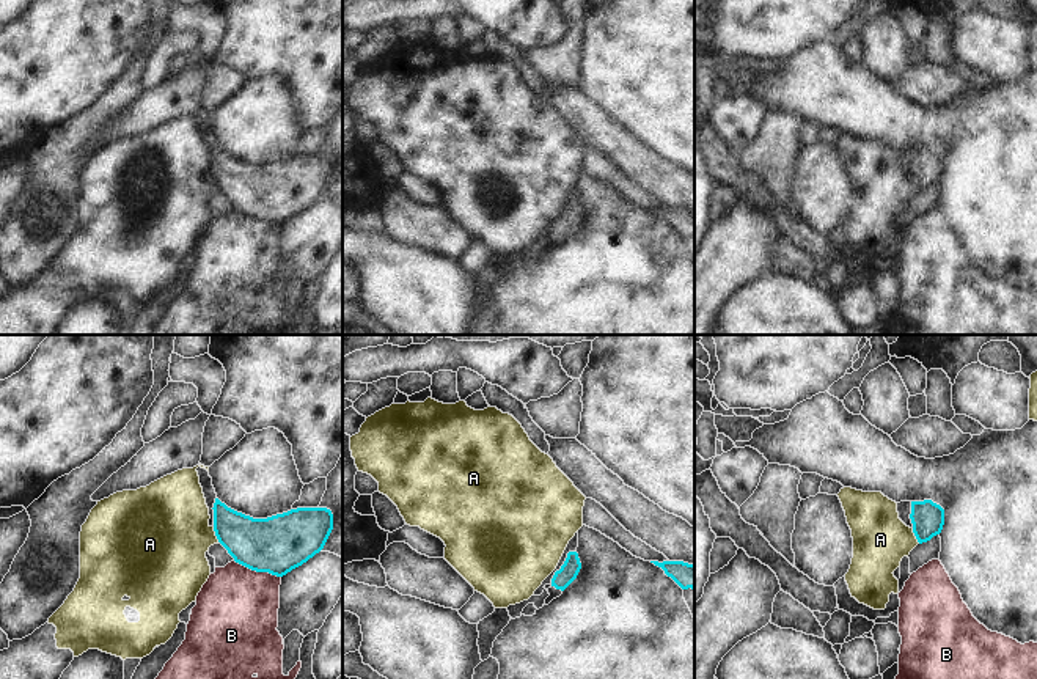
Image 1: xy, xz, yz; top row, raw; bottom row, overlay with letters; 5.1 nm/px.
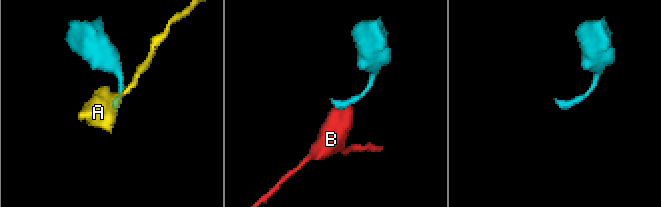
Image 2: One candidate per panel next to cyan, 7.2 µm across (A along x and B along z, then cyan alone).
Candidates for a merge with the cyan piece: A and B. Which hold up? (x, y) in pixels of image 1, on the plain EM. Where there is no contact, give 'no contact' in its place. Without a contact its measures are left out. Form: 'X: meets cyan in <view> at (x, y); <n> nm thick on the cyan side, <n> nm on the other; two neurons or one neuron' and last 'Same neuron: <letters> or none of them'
A: meets cyan in xy at (216, 183); 280 nm thick on the cyan side, 440 nm on the other; two neurons
B: meets cyan in xy at (258, 219); 300 nm thick on the cyan side, 420 nm on the other; two neurons
Same neuron: none of them

